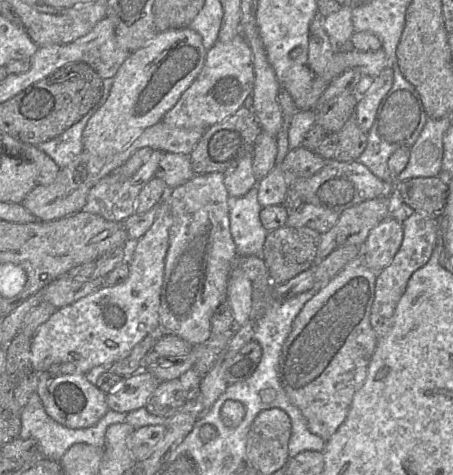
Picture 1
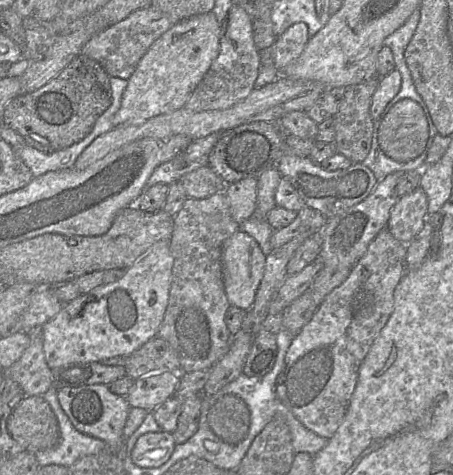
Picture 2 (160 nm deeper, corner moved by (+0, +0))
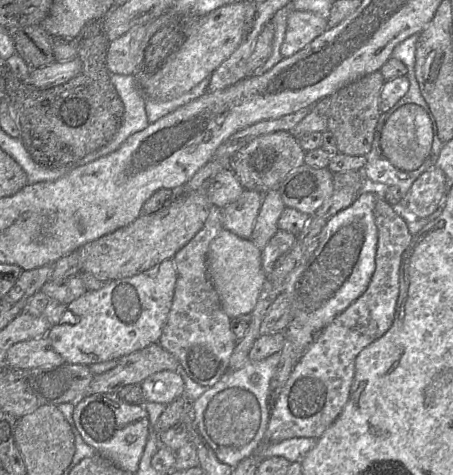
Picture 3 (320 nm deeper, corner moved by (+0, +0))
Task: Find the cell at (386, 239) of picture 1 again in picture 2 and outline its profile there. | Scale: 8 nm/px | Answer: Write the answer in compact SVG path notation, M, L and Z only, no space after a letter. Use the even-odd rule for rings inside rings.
M419 186L398 199L390 212L386 228L397 240L408 244L422 230L427 215L427 195Z

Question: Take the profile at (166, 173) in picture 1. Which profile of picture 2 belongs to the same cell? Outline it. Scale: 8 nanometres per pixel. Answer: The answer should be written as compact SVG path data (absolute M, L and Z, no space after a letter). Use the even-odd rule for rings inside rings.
M210 167L198 168L180 179L188 197L196 199L208 198L216 193L225 192L225 181Z

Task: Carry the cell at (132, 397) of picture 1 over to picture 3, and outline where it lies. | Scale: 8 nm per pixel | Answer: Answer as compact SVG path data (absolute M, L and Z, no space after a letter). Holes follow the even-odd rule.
M165 370L151 375L141 383L145 402L169 405L184 396L184 381L176 372Z

